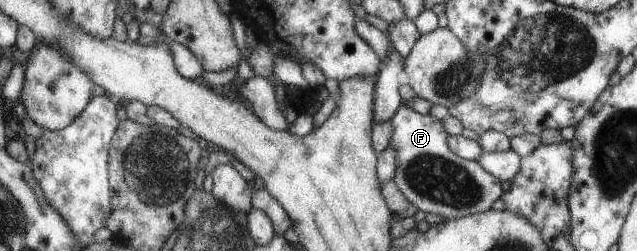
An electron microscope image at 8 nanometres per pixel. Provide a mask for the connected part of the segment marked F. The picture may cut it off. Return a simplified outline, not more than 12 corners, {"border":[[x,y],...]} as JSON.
{"border":[[401,103],[392,180],[419,211],[456,220],[503,194],[448,147],[440,119]]}

